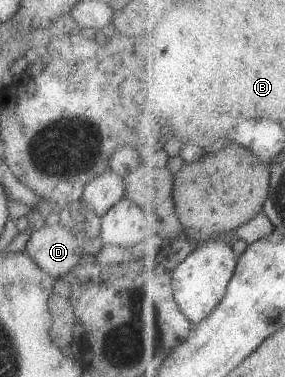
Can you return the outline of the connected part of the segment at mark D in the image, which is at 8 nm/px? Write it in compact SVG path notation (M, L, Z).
M57 223L31 232L25 251L41 269L57 280L68 274L81 261L83 254L95 256L104 244L100 236L83 244Z

